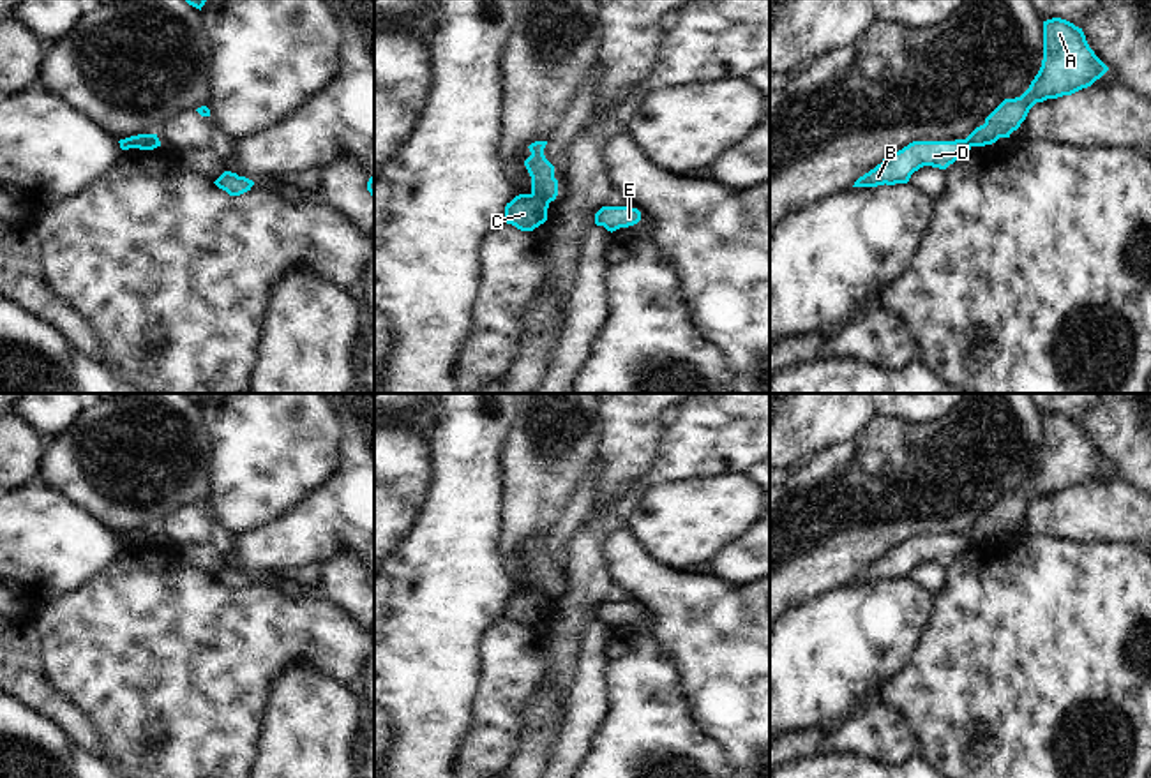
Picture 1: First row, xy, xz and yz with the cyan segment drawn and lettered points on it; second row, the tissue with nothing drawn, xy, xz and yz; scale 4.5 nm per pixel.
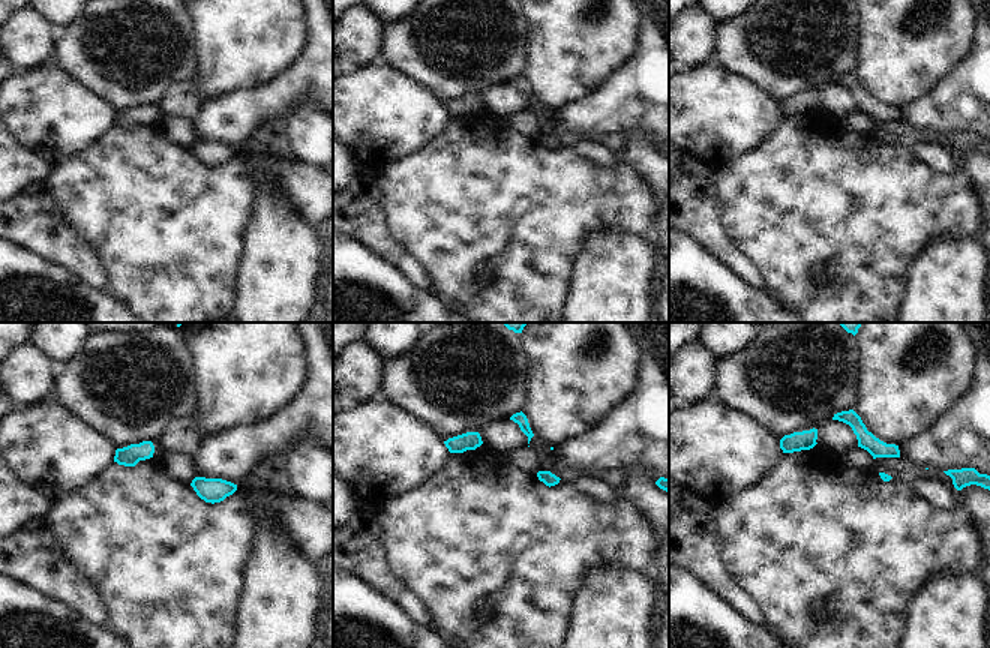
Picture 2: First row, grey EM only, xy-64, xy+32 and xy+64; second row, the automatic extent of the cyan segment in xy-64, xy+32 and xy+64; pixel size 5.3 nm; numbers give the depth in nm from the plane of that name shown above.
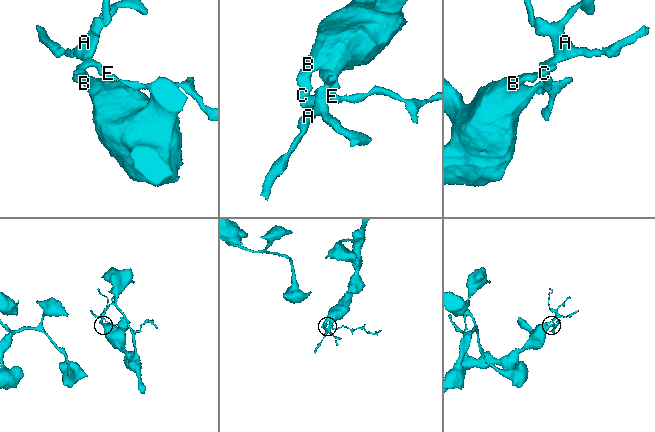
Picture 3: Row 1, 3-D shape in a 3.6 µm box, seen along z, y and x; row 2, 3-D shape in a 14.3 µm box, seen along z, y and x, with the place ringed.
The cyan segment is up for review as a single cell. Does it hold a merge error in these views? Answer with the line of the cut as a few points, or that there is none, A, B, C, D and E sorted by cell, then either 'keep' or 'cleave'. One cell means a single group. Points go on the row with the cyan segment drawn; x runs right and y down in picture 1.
cut in xz along (532, 193), (549, 201); A C E / B D; cleave

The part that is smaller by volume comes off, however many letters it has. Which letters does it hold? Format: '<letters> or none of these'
A, C, E

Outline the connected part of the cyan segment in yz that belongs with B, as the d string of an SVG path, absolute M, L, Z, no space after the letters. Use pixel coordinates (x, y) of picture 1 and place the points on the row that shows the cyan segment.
M966 139L955 141L913 141L902 150L883 159L874 169L860 176L853 187L877 187L907 183L911 175L923 166L946 169L971 150Z

